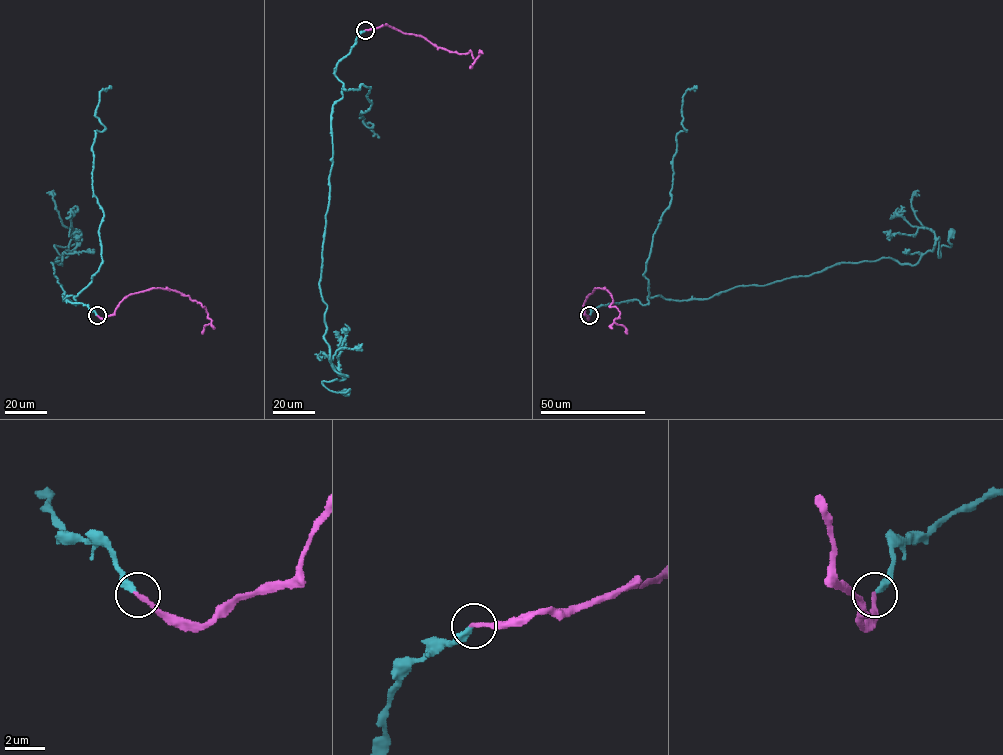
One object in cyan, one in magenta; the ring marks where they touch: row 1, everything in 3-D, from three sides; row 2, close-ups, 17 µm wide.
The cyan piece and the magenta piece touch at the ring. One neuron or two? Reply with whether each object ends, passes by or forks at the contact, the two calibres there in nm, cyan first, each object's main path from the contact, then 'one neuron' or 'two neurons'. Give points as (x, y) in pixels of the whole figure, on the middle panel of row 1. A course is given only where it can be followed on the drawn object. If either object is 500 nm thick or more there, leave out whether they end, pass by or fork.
cyan ends; magenta ends; calibres 300 and 240 nm; course cyan (365, 30), (335, 72), (344, 90), (332, 107), (319, 281), (330, 362), (345, 378), (322, 383), (347, 392); course magenta (365, 30), (388, 25), (451, 51), (470, 50), (475, 61), (479, 55), (470, 68); one neuron

